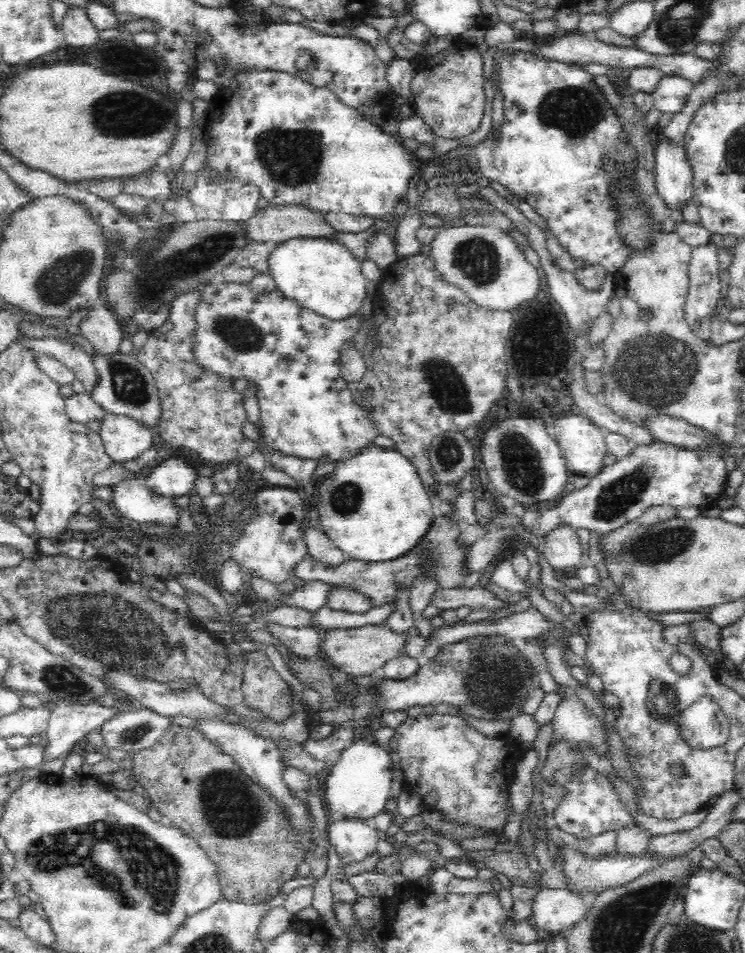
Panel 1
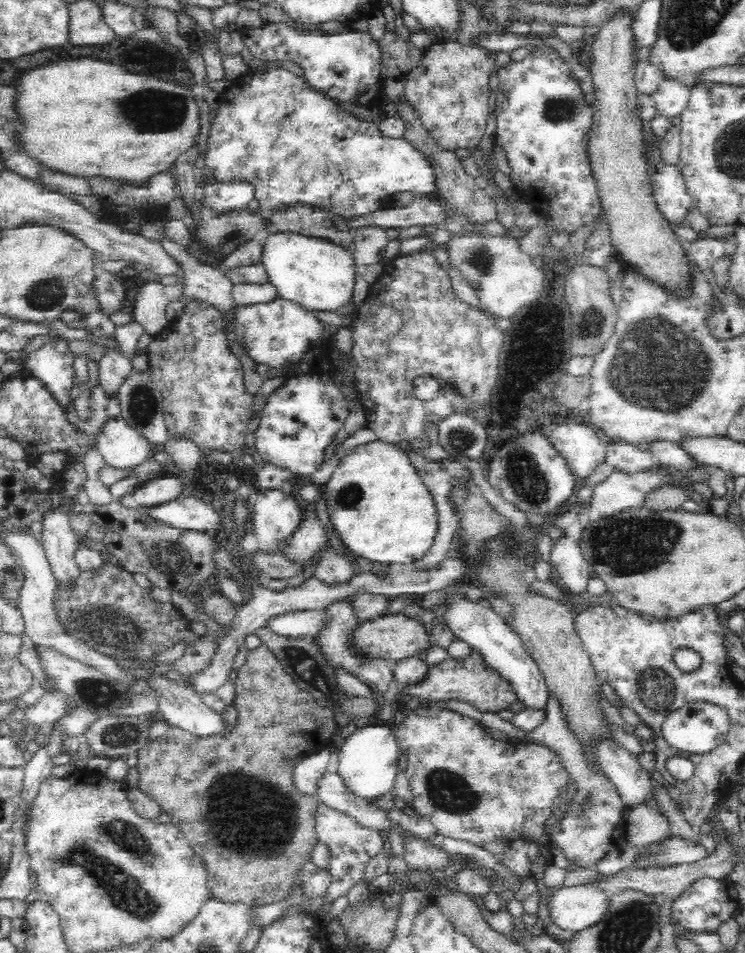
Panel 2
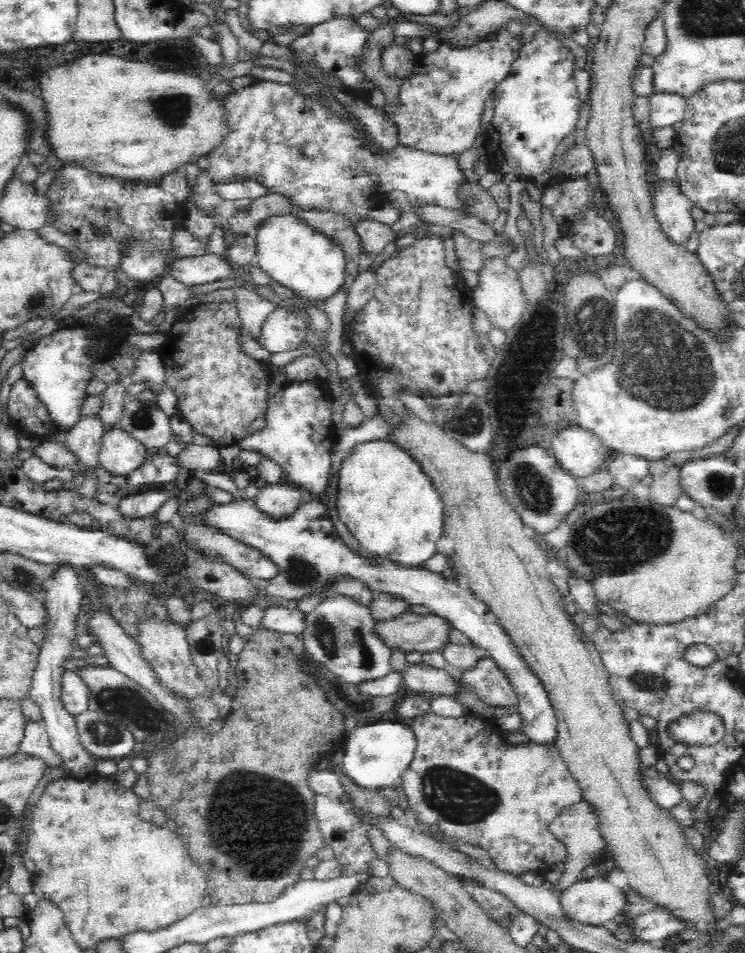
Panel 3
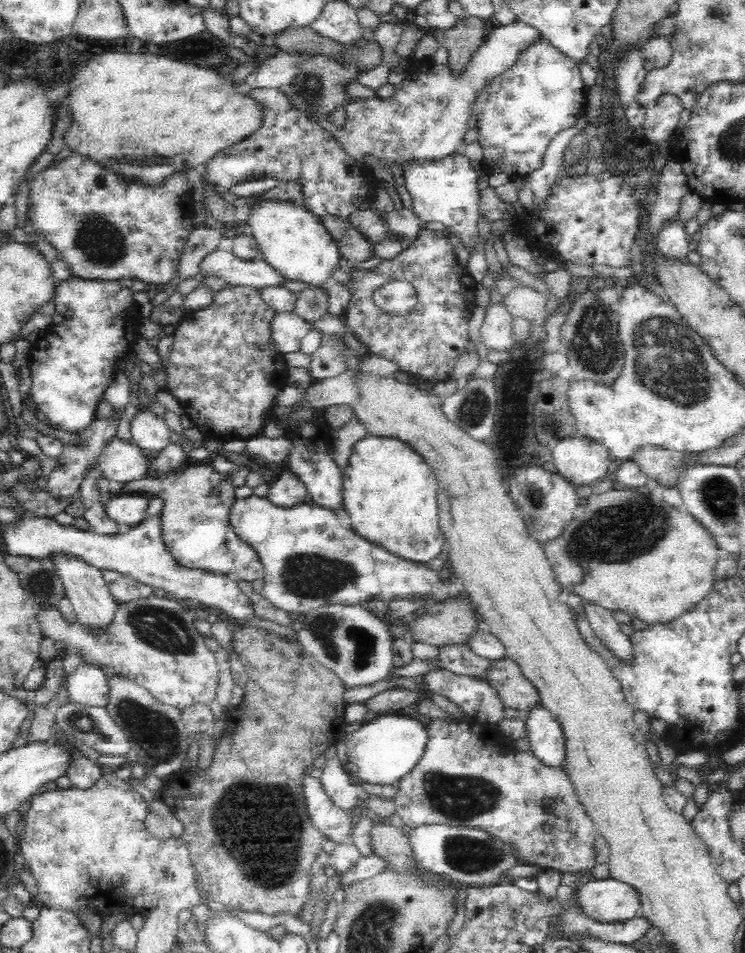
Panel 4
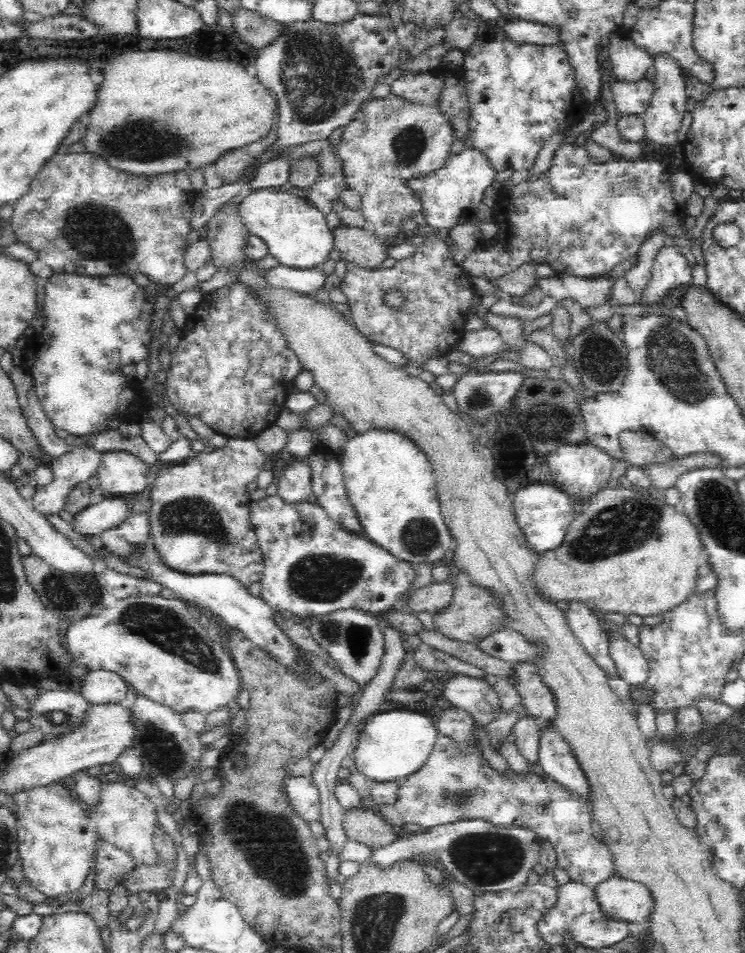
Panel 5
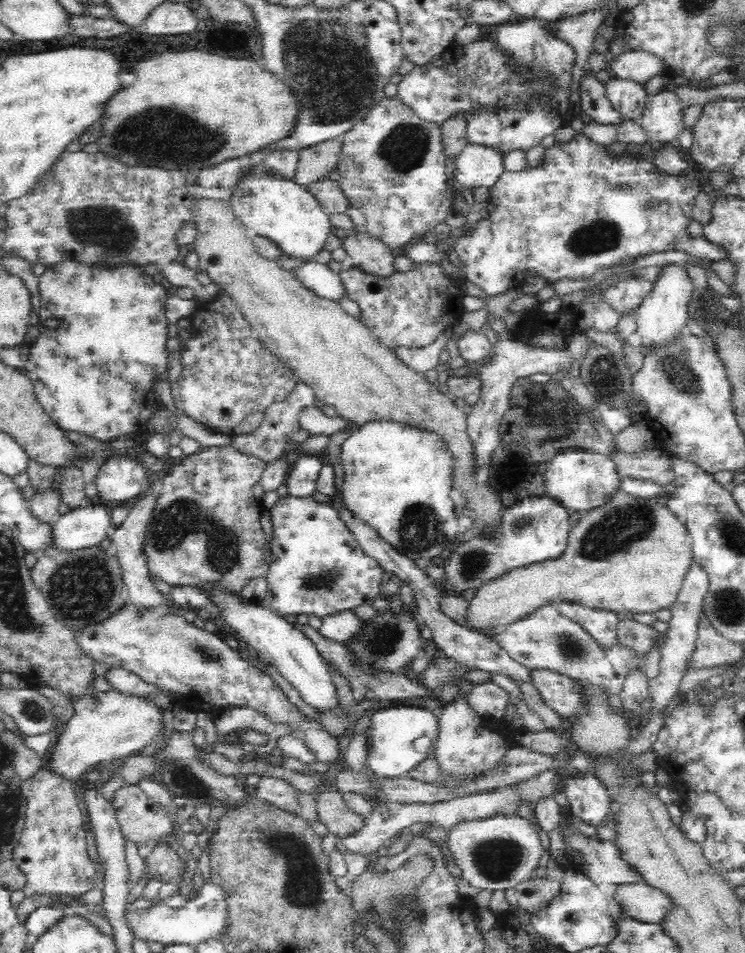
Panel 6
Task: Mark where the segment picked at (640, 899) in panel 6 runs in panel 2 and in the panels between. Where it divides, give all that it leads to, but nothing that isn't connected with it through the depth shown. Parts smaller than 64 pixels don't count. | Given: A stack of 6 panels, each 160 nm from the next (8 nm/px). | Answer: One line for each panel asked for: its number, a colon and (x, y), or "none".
2: (574, 908)
3: (595, 901)
4: (609, 900)
5: (627, 900)

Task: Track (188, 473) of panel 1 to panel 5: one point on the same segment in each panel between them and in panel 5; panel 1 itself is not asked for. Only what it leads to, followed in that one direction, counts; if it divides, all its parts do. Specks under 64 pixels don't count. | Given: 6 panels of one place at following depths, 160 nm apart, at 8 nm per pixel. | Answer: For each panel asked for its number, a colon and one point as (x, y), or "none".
2: (165, 489)
3: (140, 505)
4: (127, 510)
5: (93, 520)

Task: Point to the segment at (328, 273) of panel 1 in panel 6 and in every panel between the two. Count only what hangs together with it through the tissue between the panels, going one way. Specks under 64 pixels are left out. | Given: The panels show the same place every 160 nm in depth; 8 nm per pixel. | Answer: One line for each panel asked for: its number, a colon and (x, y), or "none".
2: (316, 274)
3: (289, 250)
4: (293, 240)
5: (296, 232)
6: (269, 205)

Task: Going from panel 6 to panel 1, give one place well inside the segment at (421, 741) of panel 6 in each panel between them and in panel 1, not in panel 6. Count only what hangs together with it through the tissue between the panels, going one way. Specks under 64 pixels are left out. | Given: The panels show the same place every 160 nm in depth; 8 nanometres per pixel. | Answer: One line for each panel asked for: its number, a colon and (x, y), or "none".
1: (359, 784)
2: (368, 760)
3: (374, 756)
4: (384, 748)
5: (394, 744)

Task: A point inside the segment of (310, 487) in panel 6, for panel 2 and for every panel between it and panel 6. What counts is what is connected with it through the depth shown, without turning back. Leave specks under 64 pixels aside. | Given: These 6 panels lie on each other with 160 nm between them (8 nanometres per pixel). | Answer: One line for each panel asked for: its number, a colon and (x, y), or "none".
2: (274, 515)
3: (277, 499)
4: (288, 490)
5: (295, 485)

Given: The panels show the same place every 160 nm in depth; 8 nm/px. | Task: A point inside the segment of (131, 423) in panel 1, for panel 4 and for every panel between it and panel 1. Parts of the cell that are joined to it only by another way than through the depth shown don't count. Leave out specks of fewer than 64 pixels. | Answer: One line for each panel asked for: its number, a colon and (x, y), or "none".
2: (121, 447)
3: (120, 454)
4: (121, 463)

